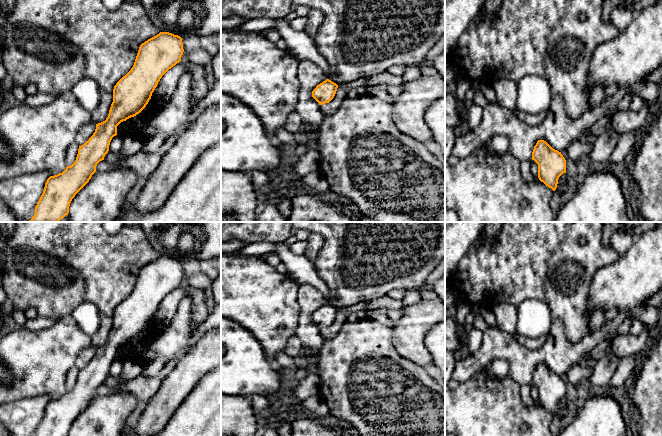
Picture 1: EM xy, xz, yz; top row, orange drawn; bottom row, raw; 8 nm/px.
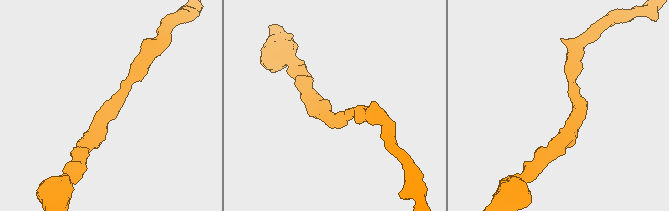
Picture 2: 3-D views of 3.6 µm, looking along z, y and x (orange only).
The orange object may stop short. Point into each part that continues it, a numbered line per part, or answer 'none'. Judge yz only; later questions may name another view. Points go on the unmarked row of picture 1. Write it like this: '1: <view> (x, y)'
none

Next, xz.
none

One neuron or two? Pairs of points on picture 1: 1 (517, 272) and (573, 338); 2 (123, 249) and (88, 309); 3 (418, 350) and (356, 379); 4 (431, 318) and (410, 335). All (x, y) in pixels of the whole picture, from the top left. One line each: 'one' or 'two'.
1: one
2: two
3: two
4: one

